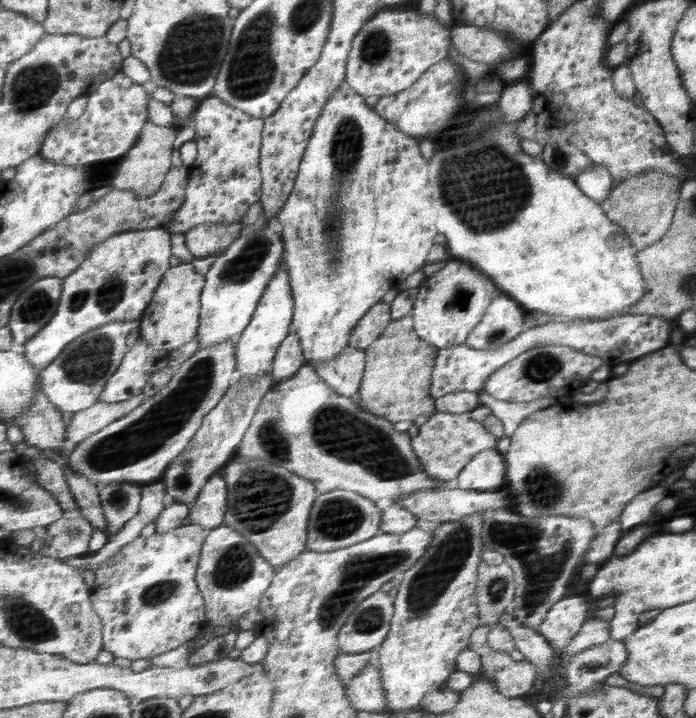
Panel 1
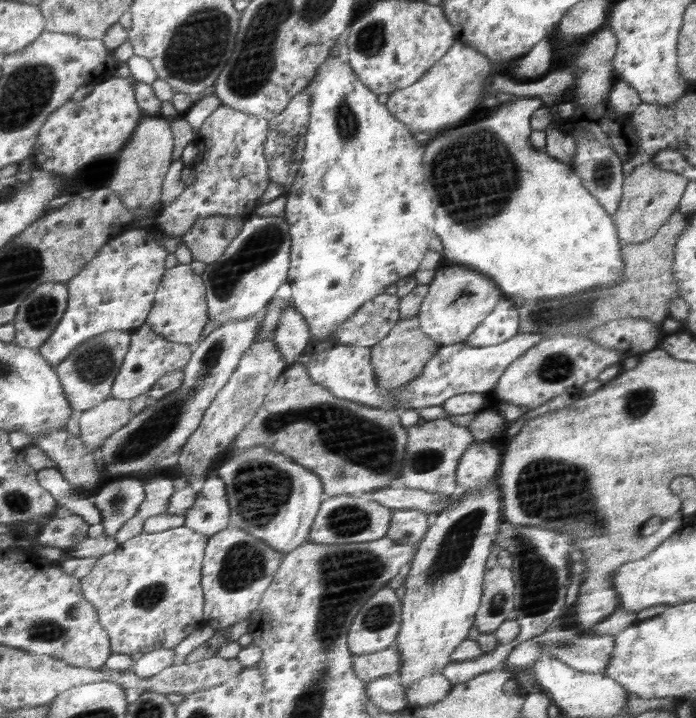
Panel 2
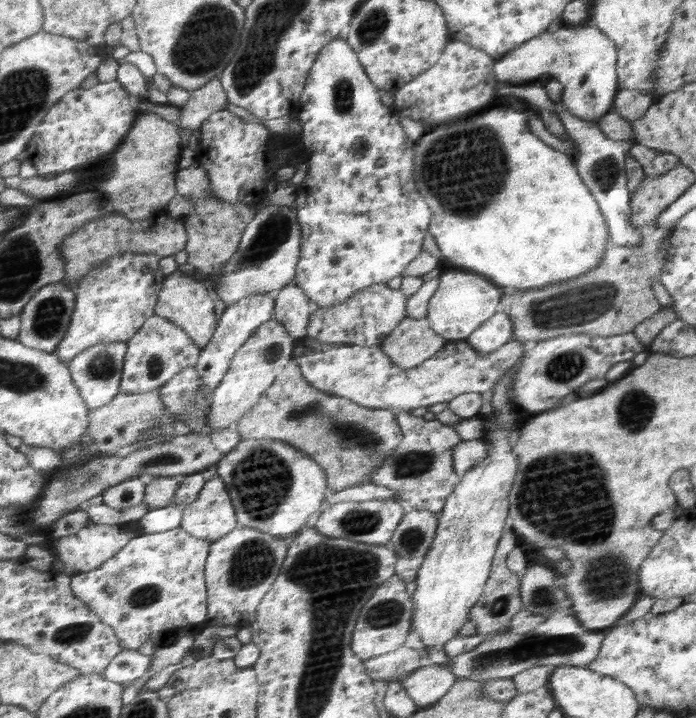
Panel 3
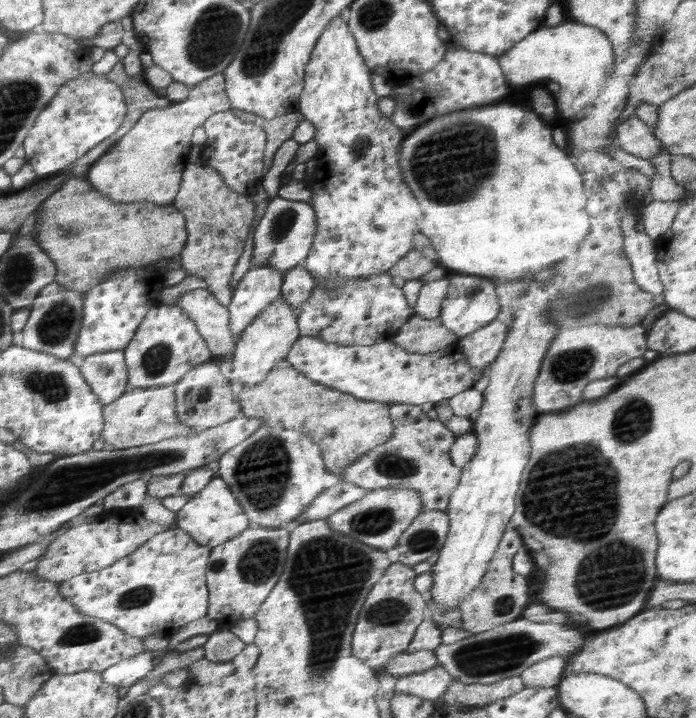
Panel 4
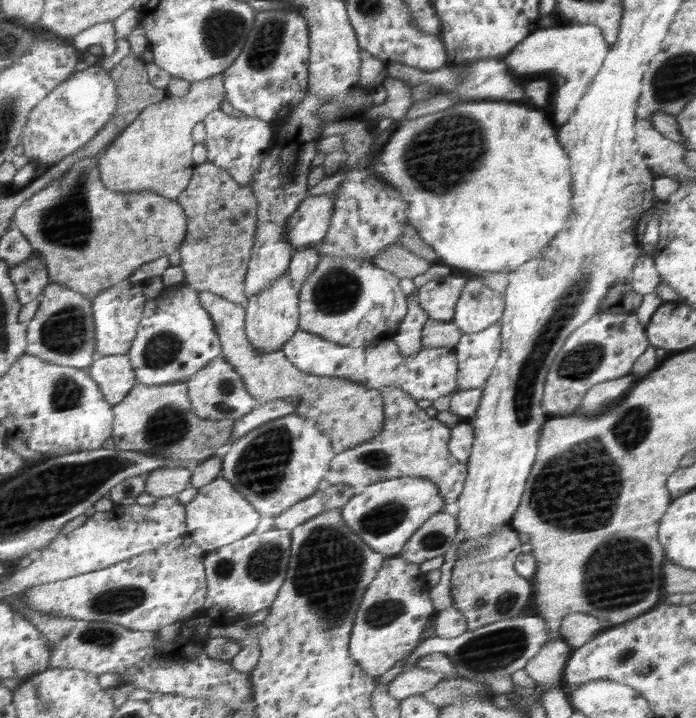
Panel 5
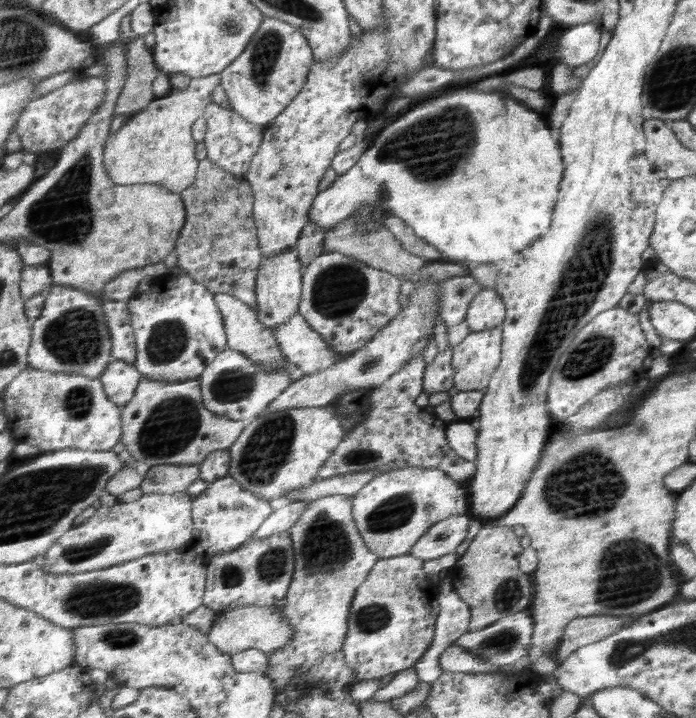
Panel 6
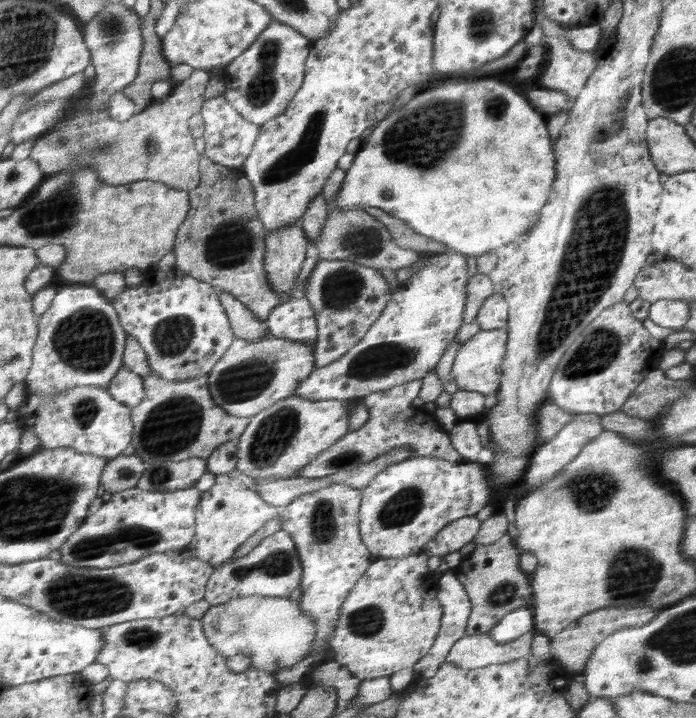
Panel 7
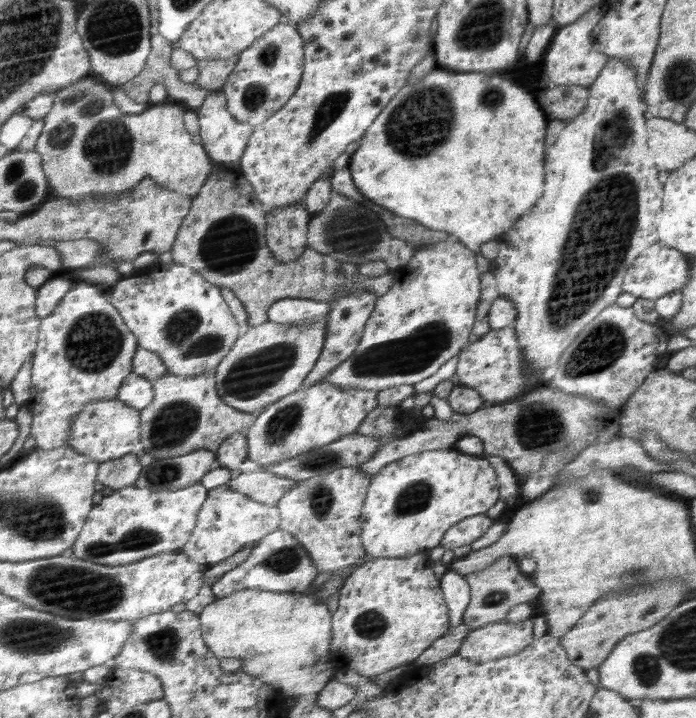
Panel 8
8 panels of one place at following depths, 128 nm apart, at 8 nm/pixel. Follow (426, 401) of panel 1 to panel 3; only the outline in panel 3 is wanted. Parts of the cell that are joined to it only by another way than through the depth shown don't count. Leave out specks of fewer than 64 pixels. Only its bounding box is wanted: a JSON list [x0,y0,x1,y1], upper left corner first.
[381,318,447,368]

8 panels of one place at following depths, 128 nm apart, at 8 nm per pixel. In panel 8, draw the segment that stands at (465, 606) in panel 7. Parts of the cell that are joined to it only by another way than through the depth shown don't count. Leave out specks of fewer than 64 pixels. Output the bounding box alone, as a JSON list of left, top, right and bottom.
[440,568,470,629]

